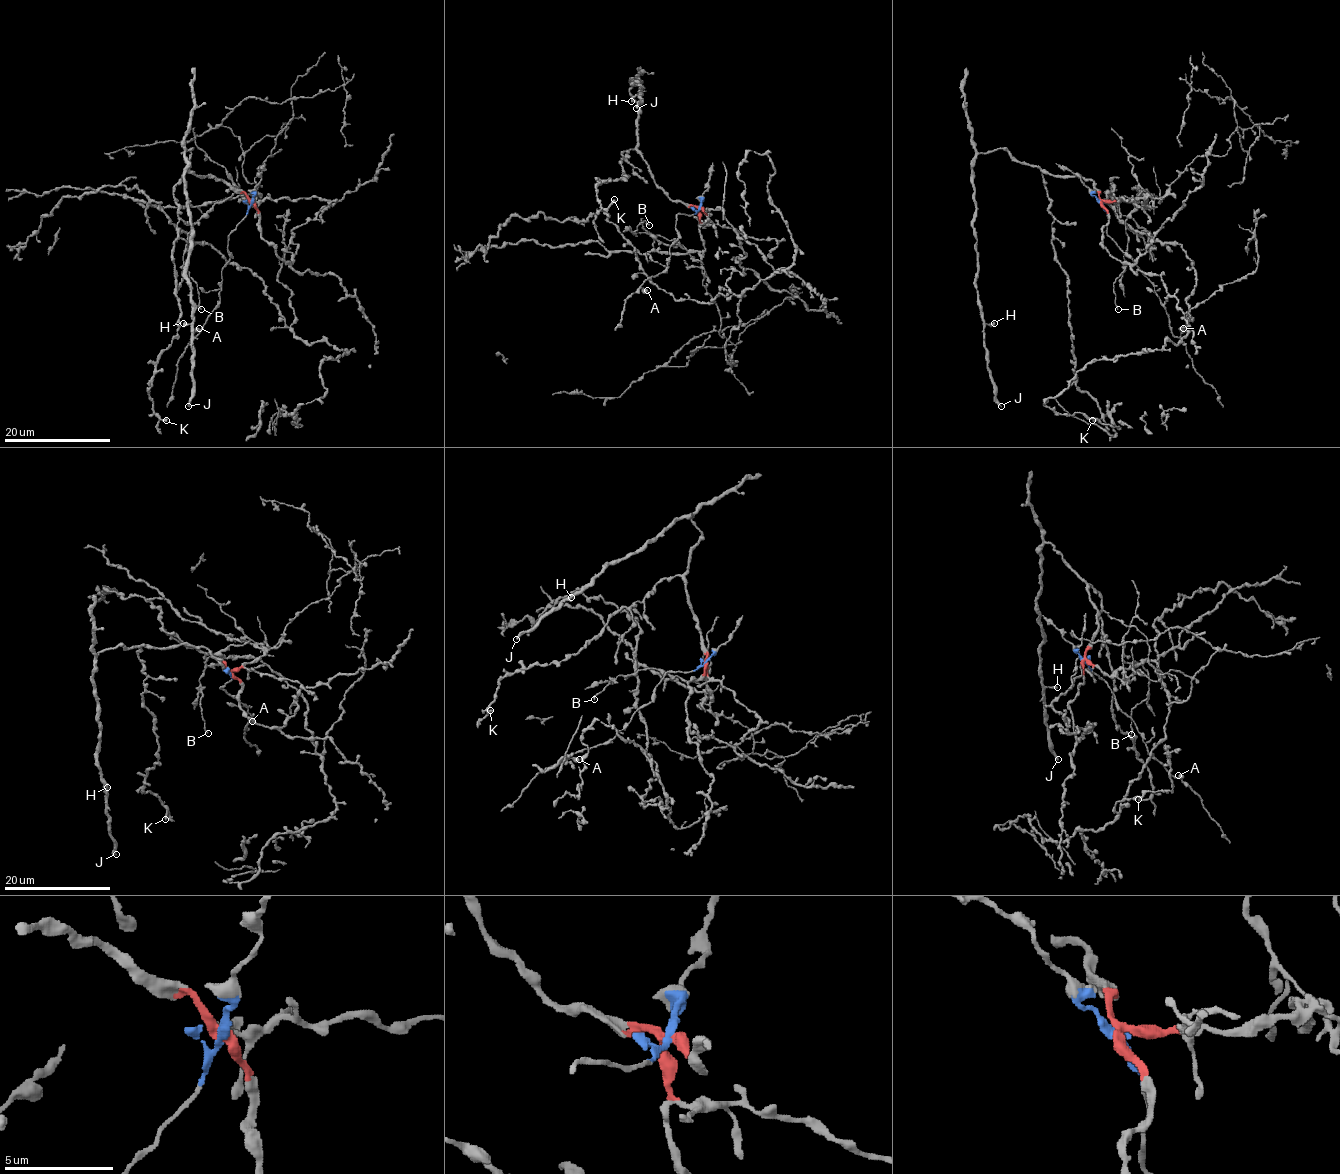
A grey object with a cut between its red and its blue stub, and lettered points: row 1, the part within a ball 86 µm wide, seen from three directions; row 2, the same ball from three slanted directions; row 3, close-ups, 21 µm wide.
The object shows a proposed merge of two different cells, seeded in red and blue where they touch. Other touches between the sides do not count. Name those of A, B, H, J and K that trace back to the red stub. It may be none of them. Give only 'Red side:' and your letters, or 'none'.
Red side: B, H, J, K

